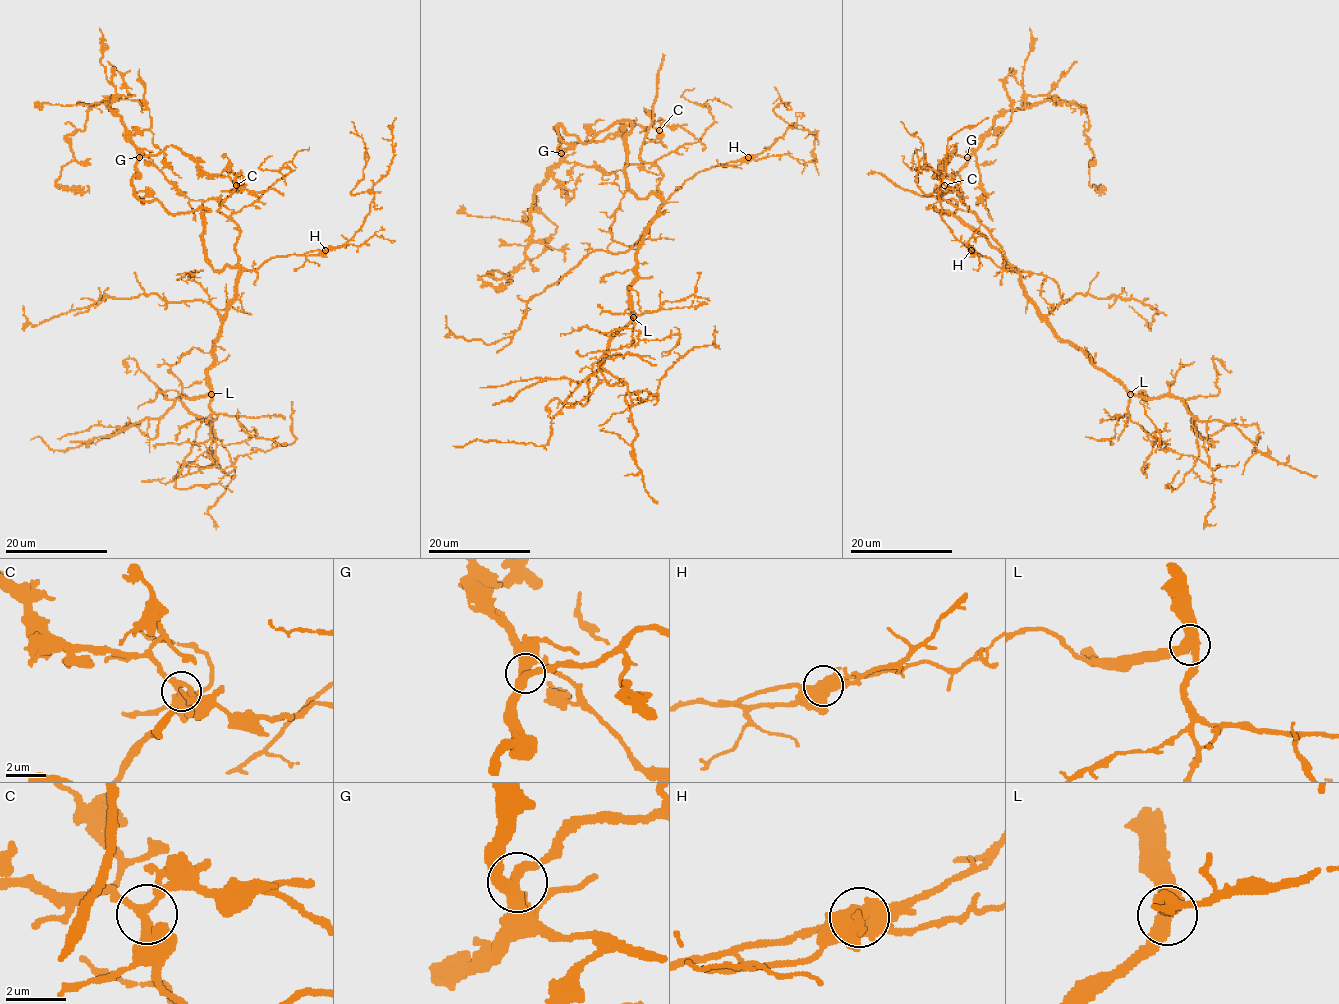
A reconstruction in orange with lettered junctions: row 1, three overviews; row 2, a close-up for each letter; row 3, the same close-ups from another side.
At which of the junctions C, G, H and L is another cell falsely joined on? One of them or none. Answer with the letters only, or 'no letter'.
no letter

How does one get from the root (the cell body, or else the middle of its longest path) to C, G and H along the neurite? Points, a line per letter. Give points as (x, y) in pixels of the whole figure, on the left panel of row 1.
C: (207, 254), (208, 211), (170, 213), (156, 199), (140, 201), (136, 162), (176, 146), (236, 185)
G: (207, 254), (203, 213), (208, 211), (197, 208), (170, 213), (156, 199), (140, 201), (133, 184), (139, 157)
H: (207, 254), (208, 263), (214, 270), (222, 271), (227, 266), (257, 270), (276, 257), (326, 250)

